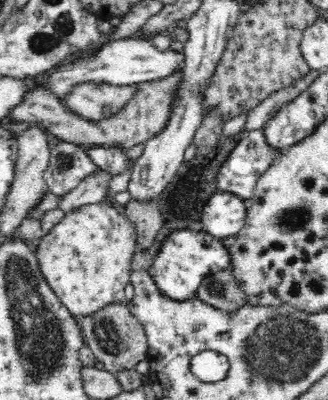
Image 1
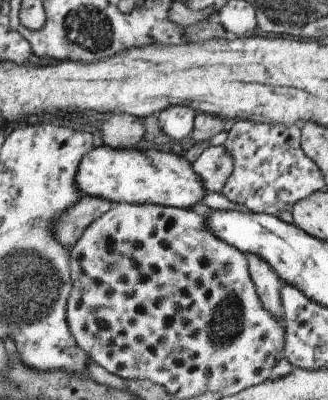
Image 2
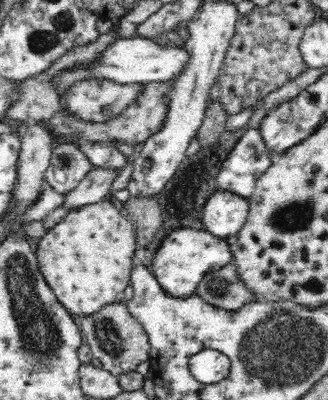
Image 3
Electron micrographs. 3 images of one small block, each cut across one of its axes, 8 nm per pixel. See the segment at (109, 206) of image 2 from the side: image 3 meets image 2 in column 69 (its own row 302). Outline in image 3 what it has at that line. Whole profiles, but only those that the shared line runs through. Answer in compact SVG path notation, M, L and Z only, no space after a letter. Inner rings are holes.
M232 260L218 270L210 270L196 290L208 304L226 310L240 310L244 304L256 298L256 292L246 286L246 280L238 274L238 264Z

